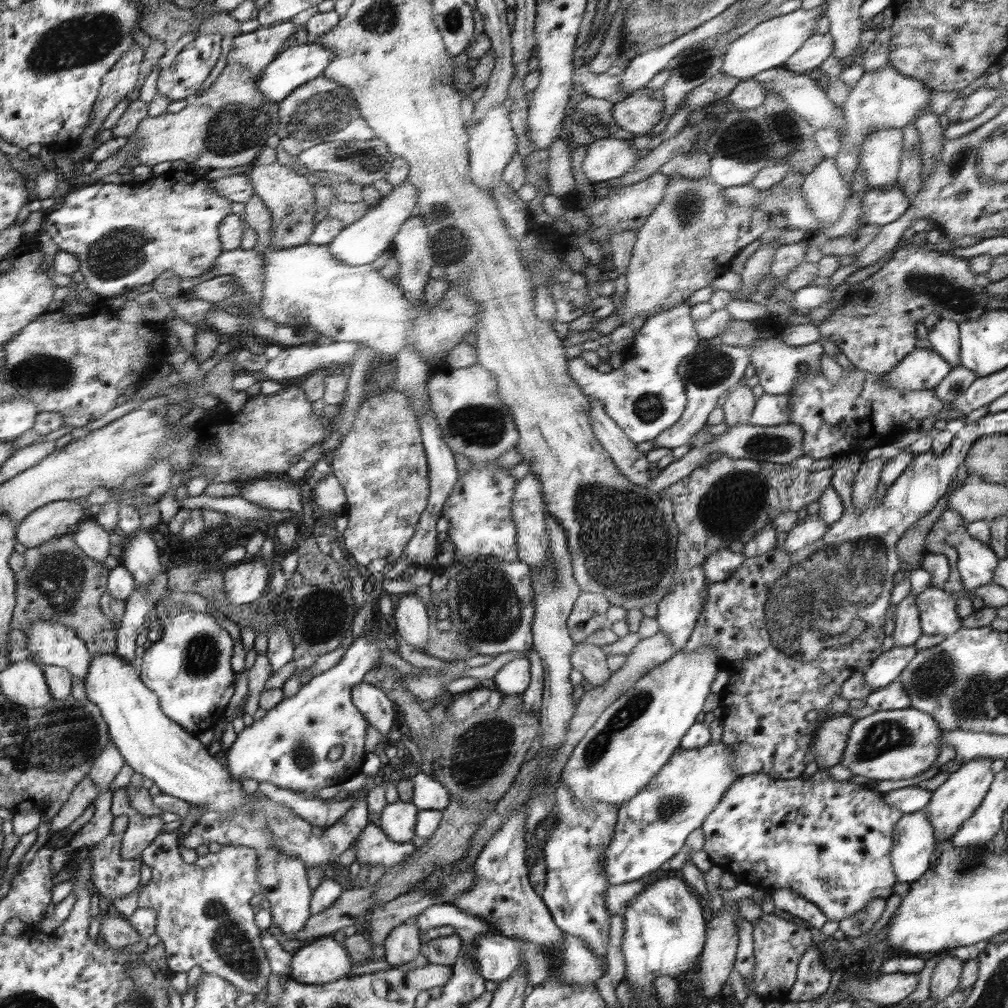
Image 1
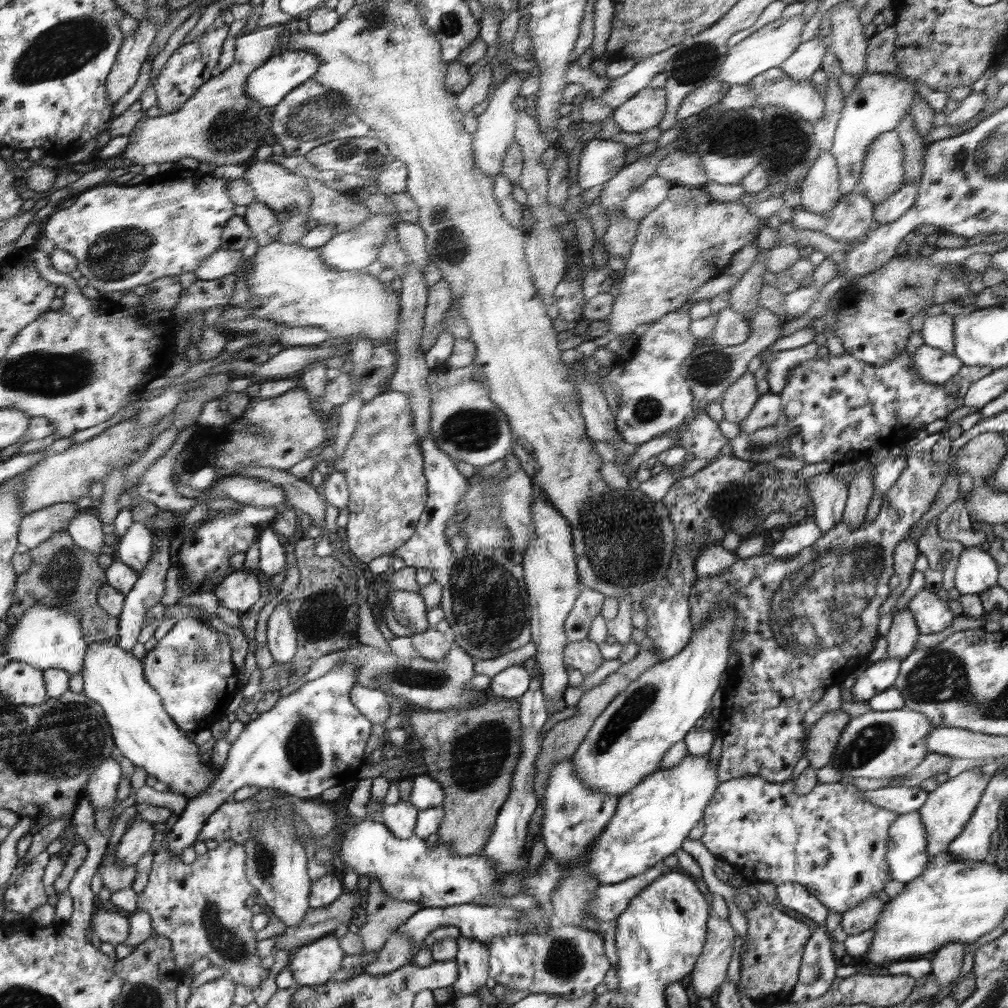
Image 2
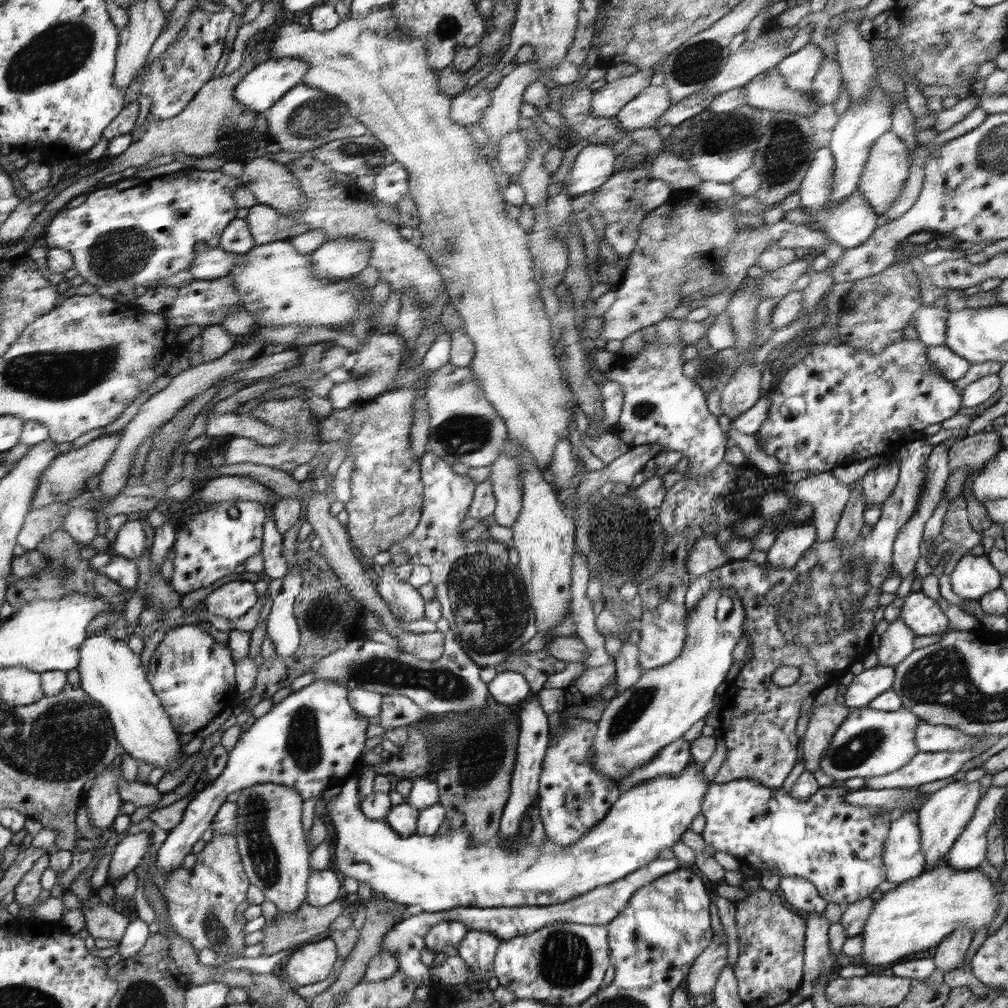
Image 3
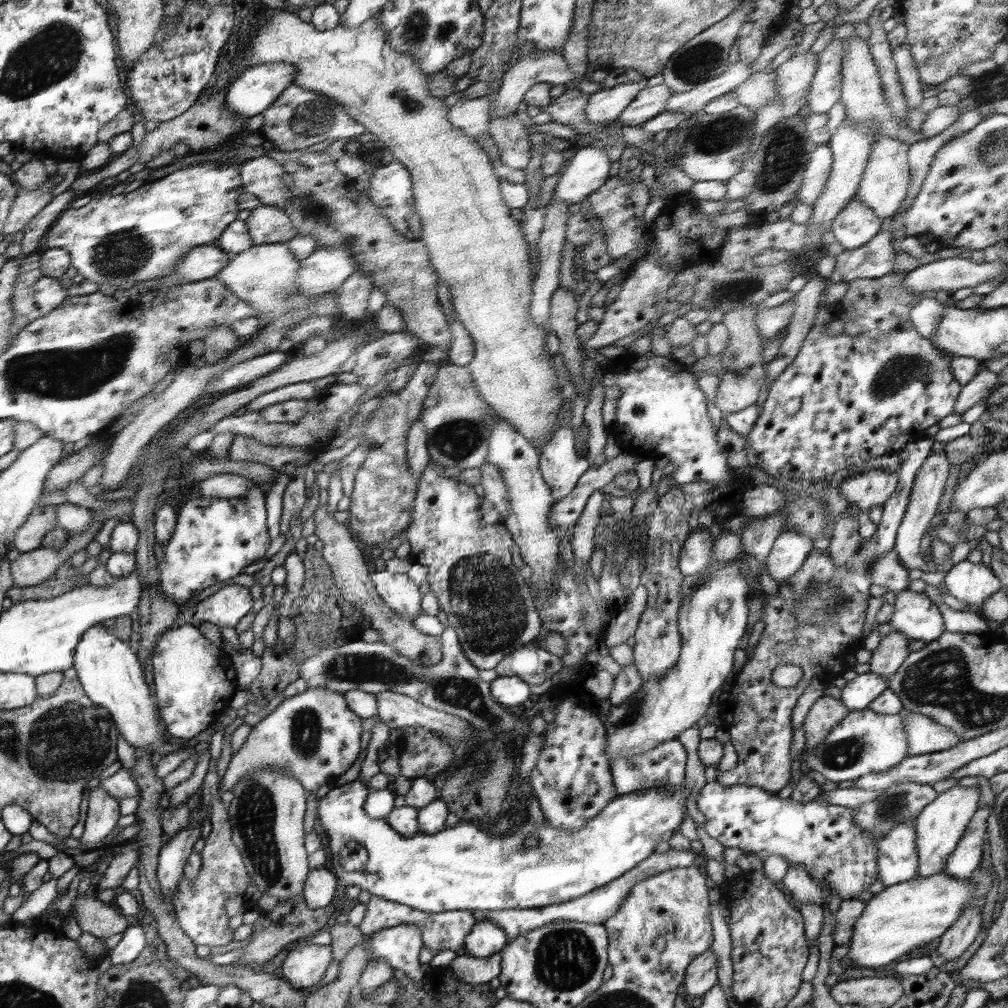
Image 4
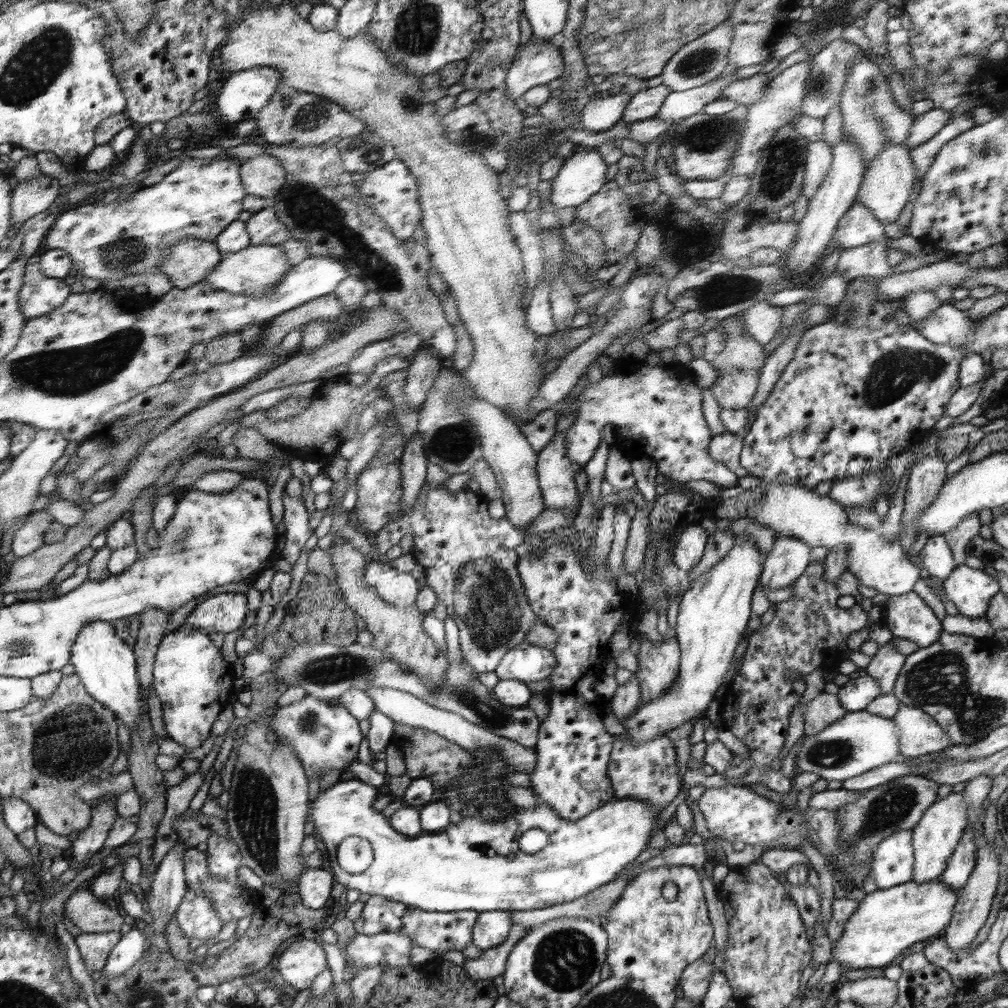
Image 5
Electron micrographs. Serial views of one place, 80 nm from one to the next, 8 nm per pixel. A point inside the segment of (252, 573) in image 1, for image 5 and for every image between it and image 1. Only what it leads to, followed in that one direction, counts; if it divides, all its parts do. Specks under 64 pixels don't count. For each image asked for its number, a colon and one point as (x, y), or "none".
2: (239, 591)
3: (233, 599)
4: (227, 606)
5: (225, 612)

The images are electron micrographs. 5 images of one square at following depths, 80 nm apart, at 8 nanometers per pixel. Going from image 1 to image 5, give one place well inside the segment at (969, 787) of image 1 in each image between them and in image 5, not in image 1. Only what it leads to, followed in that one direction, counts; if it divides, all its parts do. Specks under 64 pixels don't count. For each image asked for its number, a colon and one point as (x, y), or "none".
2: (948, 808)
3: (941, 819)
4: (939, 826)
5: (935, 836)

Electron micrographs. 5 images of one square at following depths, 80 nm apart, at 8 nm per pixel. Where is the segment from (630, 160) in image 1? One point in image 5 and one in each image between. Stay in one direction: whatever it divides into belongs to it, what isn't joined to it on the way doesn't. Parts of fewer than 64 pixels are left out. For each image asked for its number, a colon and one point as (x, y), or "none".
2: (600, 160)
3: (594, 165)
4: (588, 170)
5: (583, 174)

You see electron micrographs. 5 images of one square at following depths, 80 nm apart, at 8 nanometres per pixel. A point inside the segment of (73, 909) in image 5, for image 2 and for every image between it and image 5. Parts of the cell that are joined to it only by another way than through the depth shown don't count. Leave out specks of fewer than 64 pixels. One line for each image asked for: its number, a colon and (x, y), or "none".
2: (113, 927)
3: (103, 921)
4: (94, 917)

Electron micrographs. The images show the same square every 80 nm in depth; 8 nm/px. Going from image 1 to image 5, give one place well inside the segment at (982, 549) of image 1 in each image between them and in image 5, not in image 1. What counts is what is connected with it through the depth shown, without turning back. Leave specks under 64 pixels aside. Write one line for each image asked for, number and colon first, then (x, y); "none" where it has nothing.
2: (977, 570)
3: (974, 576)
4: (972, 583)
5: (971, 590)

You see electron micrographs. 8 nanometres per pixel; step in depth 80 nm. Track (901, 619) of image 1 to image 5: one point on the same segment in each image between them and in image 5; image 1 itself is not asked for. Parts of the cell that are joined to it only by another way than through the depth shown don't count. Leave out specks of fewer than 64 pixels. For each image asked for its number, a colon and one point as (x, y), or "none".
2: (903, 634)
3: (897, 642)
4: (892, 650)
5: (885, 666)

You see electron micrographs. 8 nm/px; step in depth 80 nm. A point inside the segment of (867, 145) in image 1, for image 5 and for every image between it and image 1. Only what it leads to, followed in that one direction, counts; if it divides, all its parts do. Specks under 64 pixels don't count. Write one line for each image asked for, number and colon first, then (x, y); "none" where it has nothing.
2: (882, 172)
3: (887, 167)
4: (885, 180)
5: (888, 181)

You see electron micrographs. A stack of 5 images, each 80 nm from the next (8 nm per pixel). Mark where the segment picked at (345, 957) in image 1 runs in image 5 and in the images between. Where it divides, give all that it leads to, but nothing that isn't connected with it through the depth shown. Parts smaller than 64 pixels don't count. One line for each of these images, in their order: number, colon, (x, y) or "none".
2: (315, 963)
3: (313, 962)
4: (305, 966)
5: (299, 965)

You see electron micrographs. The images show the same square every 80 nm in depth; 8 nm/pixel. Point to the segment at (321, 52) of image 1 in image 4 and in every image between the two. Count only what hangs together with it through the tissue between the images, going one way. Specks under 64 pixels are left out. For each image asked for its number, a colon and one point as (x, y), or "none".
2: (284, 72)
3: (268, 82)
4: (256, 89)

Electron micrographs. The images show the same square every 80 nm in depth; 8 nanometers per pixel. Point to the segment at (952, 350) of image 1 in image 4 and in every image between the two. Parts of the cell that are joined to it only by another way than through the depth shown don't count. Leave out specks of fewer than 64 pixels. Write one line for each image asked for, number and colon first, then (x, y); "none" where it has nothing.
2: (938, 331)
3: (931, 325)
4: (925, 316)

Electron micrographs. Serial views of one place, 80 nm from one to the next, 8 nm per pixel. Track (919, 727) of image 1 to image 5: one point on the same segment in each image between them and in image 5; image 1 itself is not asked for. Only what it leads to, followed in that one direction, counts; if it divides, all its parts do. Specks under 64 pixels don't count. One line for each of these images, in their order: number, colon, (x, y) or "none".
2: (885, 744)
3: (869, 743)
4: (865, 741)
5: (861, 741)

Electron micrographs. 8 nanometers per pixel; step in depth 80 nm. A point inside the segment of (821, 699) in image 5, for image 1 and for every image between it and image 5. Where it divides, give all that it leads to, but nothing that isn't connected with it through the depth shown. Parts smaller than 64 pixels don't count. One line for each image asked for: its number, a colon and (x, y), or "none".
1: (830, 738)
2: (822, 737)
3: (825, 720)
4: (827, 712)

